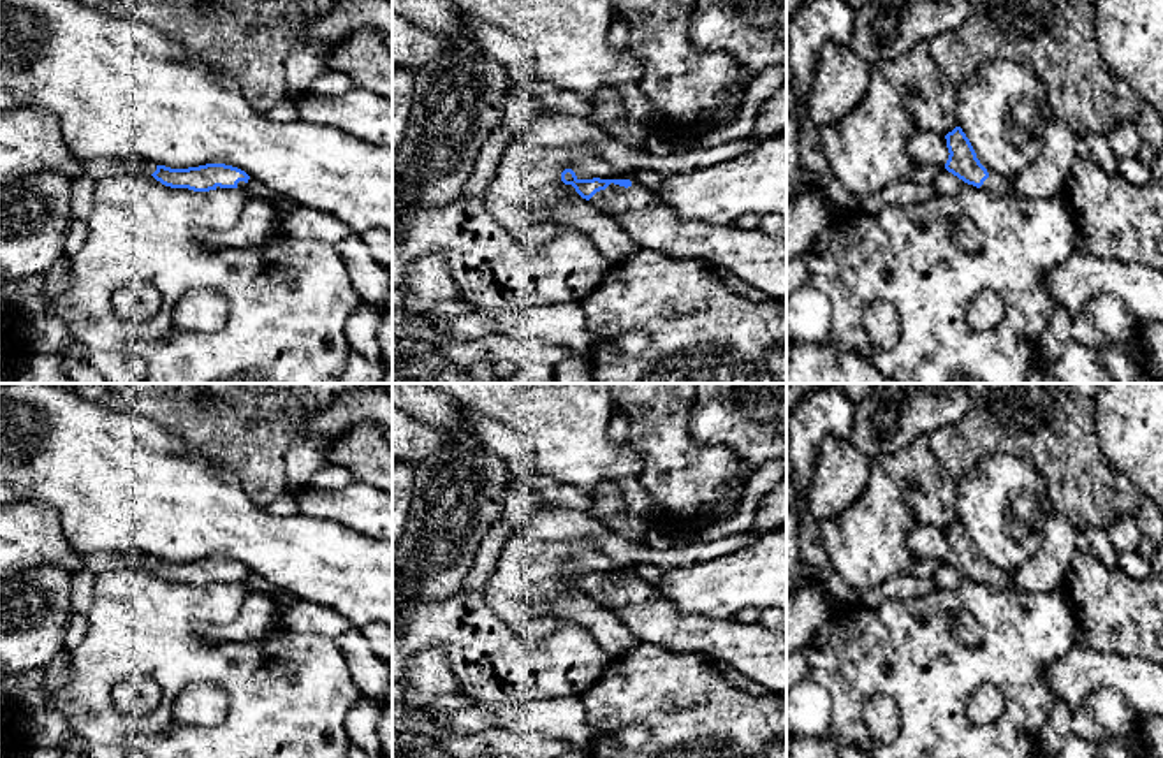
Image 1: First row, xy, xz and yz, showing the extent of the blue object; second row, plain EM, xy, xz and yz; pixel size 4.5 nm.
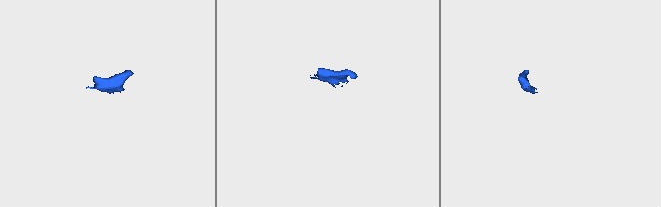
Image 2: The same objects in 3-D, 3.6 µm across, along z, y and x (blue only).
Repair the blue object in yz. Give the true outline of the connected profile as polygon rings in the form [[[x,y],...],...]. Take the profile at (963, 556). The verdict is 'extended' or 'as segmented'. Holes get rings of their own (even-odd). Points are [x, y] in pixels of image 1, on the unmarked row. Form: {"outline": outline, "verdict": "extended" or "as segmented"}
{"outline": [[[955,521],[952,526],[948,526],[945,533],[950,547],[945,558],[948,566],[992,589],[1015,589],[1013,575],[1010,572],[991,566],[980,558],[969,533],[961,521]]], "verdict": "extended"}

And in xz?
{"outline": [[[572,563],[561,575],[621,617],[639,644],[663,645],[670,652],[702,652],[725,660],[741,675],[786,696],[786,635],[758,623],[688,616],[663,600],[655,586],[630,573],[579,573]]], "verdict": "extended"}

